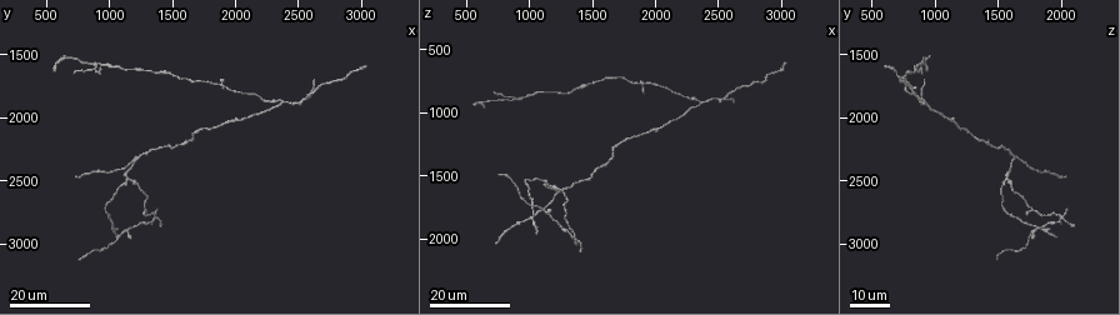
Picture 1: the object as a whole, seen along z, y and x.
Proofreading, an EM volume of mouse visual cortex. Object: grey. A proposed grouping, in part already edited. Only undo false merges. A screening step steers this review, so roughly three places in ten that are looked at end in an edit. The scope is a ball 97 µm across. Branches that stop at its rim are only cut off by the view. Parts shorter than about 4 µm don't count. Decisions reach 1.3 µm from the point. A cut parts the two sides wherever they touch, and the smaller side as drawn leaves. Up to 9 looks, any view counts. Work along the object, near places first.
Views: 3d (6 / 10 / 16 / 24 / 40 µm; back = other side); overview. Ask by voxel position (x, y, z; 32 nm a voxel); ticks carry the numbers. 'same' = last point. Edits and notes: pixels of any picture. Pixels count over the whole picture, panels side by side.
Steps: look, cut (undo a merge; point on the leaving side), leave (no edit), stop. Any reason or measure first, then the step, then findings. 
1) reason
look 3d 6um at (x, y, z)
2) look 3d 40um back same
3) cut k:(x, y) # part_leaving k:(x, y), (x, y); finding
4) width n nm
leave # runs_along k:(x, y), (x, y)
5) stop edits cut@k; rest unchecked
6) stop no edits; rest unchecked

a fork
look 3d 16um at (2380, 1880, 920)

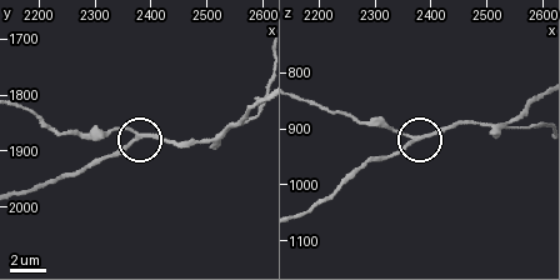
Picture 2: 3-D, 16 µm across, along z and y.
zoom in
look 3d 6um at (2375, 1870, 920)

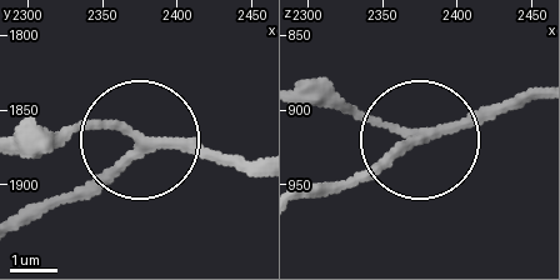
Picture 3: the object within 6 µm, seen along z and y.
arms 3
leave # runs_along 3:(24, 214), (84, 194), (156, 143), (248, 166); continuous, no second cell

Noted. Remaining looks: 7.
arms part here
look 3d 24um at (1160, 2480, 1580)

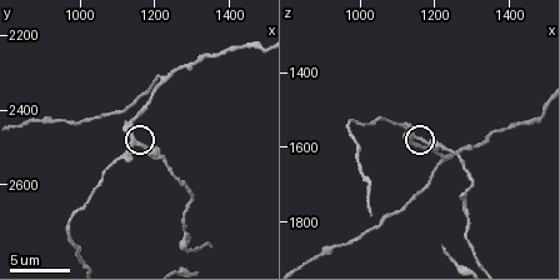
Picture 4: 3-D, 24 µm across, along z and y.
look 3d 10um at (1140, 2490, 1570)

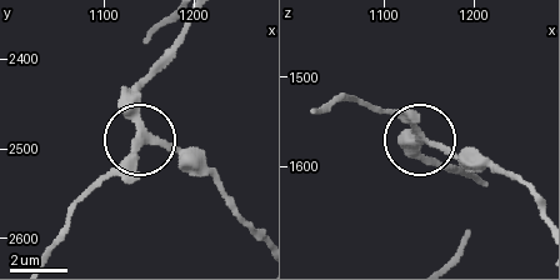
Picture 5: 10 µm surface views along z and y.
arms 3
leave # one cell here

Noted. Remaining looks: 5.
a fork
look 3d 10um at (1220, 2310, 1630)

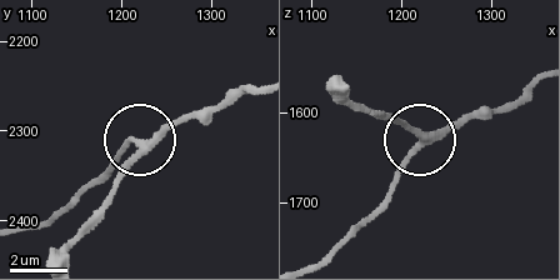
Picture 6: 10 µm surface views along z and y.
zoom in
look 3d 6um at (1220, 2320, 1630)

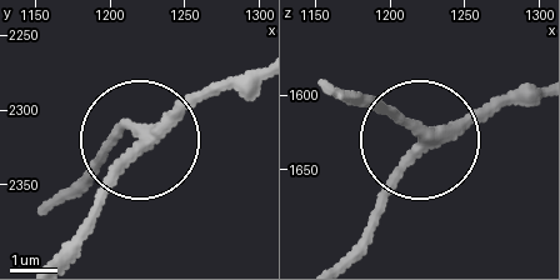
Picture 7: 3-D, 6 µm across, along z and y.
arms 3
leave # continuous, no second cell

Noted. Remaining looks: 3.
a narrow waist
look 3d 24um at (1060, 1580, 840)

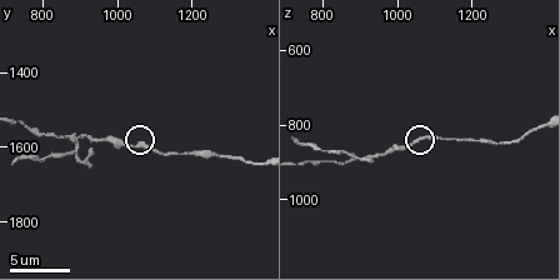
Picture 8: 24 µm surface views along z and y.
closer look
look 3d 10um at (1050, 1610, 840)

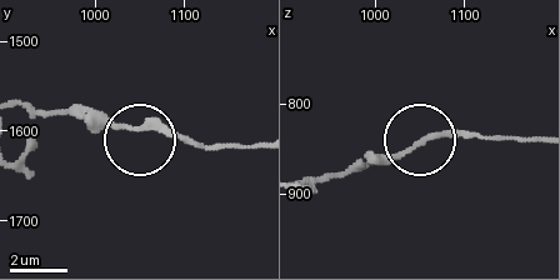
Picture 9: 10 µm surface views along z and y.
leave # all the same cell

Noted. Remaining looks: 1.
stop no edits; rest unchecked

